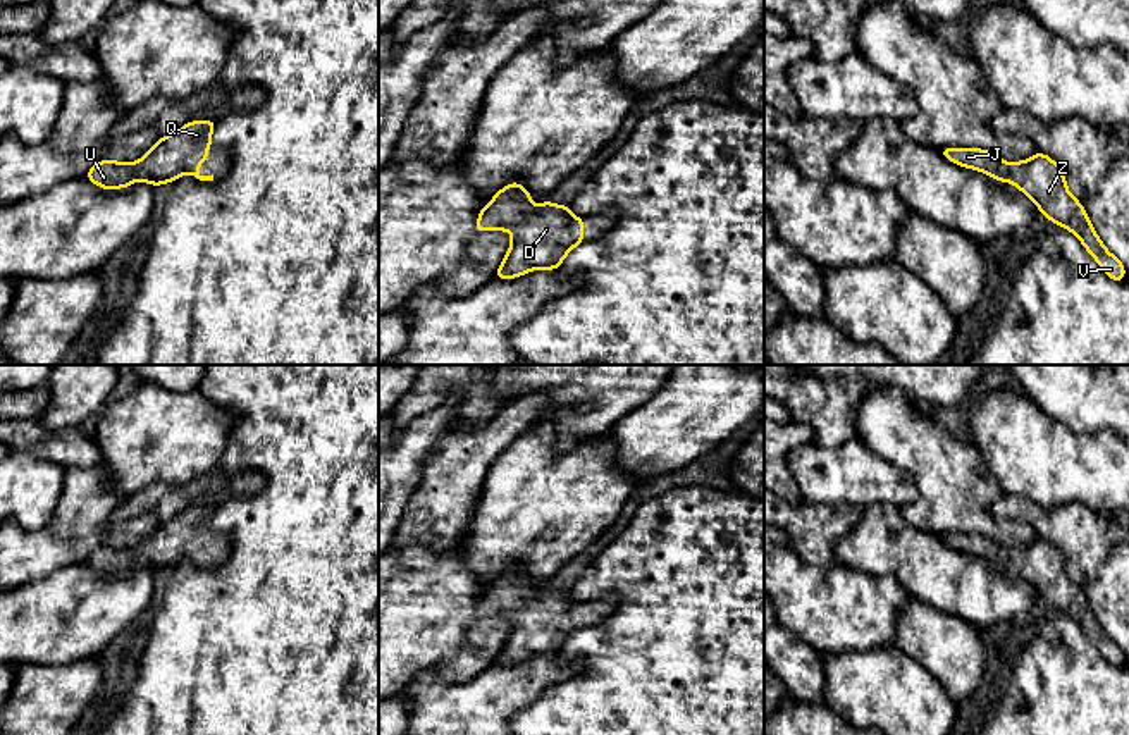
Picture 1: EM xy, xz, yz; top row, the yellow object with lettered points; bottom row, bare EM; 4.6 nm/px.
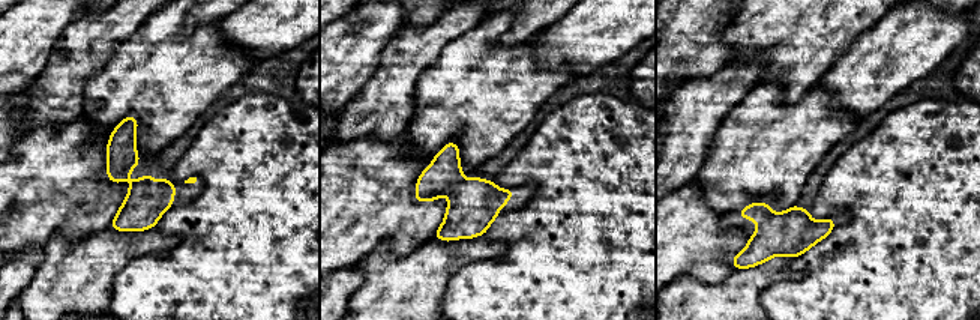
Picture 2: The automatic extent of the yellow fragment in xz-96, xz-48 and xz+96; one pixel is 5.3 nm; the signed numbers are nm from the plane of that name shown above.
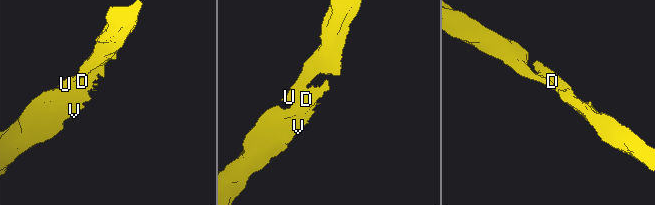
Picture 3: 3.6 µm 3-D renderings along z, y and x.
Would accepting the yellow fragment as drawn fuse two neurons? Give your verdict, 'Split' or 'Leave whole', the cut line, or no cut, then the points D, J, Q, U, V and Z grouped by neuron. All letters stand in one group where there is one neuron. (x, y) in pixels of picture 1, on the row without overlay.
Leave whole. No split. Groups: D J Q U V Z

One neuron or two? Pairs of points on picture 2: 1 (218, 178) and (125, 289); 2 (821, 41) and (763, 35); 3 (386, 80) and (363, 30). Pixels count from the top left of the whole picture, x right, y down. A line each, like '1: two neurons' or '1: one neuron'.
1: one neuron
2: one neuron
3: two neurons

